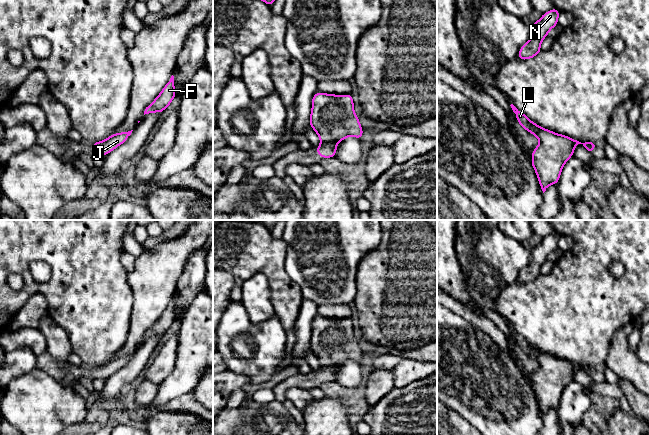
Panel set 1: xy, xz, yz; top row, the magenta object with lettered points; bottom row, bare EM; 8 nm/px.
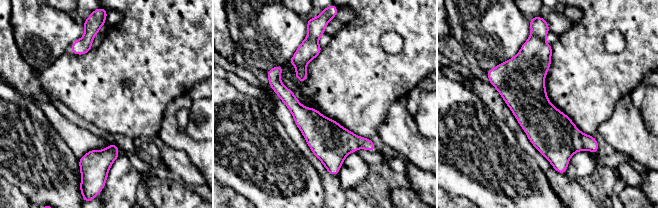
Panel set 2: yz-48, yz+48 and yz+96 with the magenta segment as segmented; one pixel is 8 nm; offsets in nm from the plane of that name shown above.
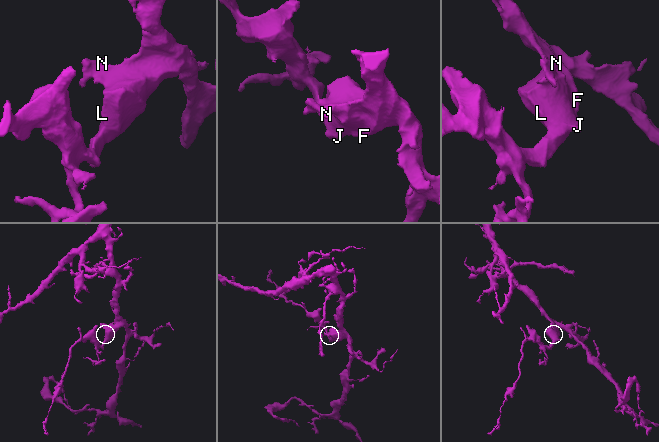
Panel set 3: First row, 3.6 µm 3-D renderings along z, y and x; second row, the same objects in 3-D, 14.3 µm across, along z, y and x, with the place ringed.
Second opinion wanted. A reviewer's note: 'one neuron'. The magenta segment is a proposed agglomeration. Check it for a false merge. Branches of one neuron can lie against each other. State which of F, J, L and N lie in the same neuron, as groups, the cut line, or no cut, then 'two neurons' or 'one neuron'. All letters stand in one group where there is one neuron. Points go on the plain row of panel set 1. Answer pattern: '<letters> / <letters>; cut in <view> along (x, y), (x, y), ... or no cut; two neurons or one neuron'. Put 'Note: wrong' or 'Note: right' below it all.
F J L N; no cut; one neuron
Note: right

